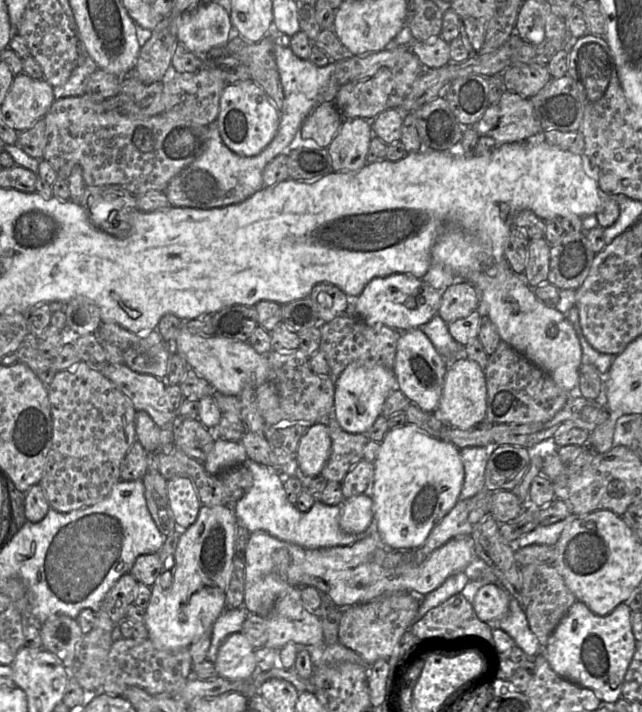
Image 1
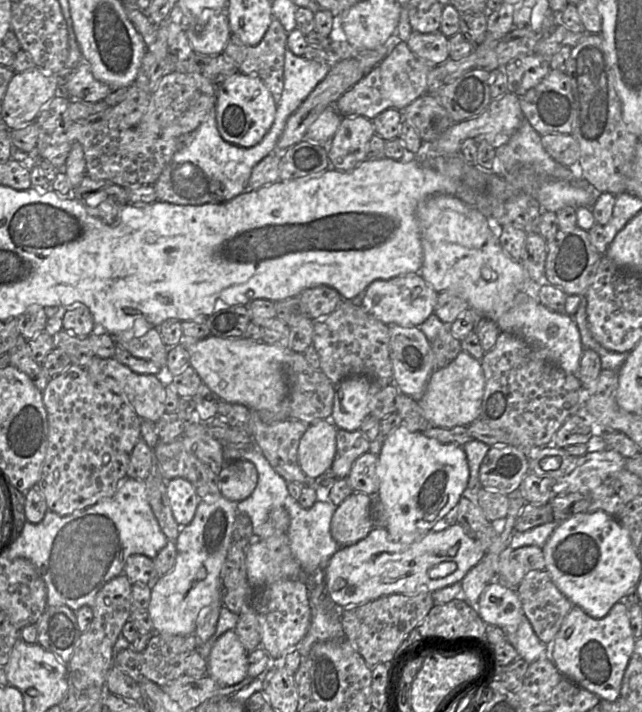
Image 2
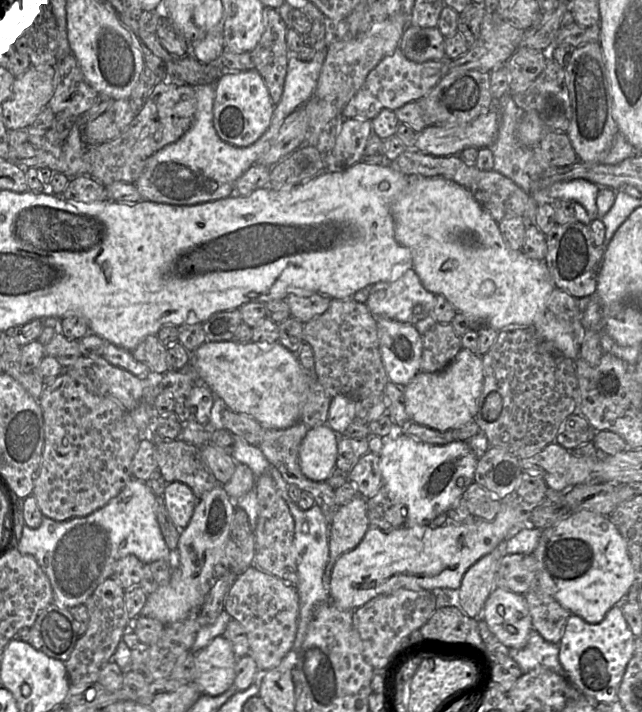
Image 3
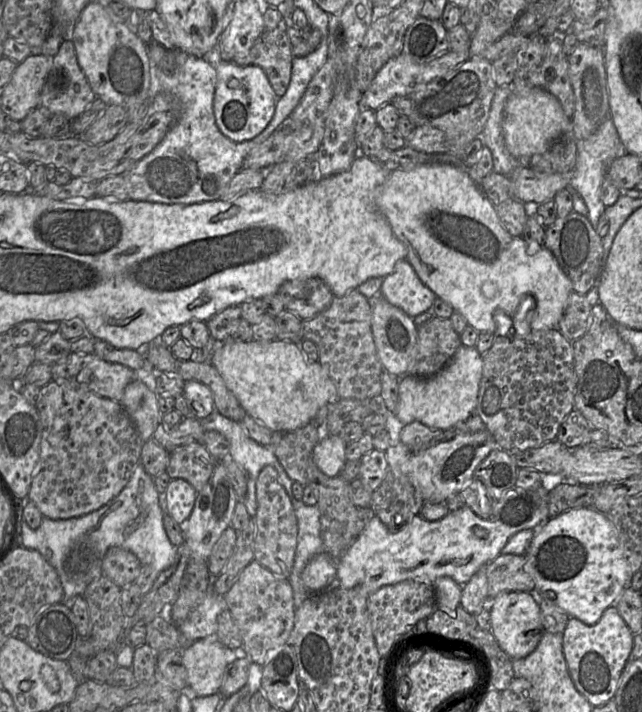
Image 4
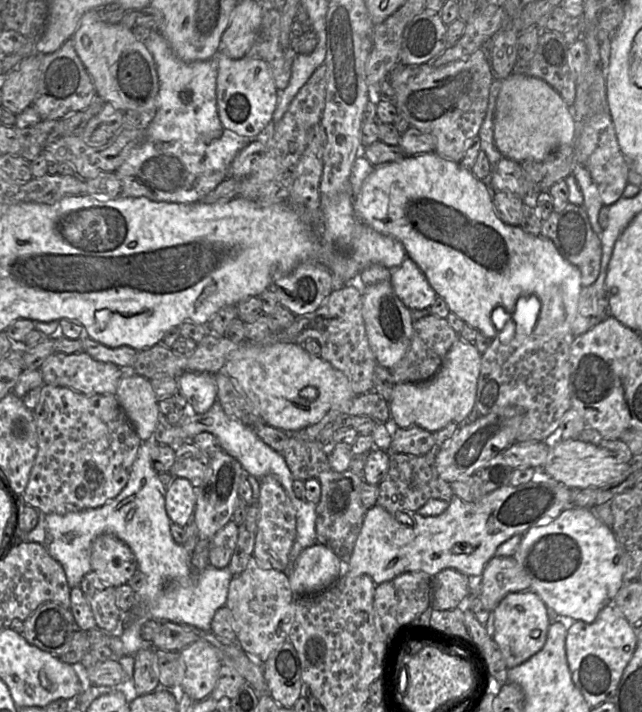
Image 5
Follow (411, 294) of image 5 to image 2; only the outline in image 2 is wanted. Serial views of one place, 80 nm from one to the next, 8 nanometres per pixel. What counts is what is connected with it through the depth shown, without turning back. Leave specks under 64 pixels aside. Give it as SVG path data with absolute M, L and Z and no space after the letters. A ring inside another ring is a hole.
M407 273L389 280L375 280L365 290L361 307L384 324L417 327L434 313L438 292L419 273Z

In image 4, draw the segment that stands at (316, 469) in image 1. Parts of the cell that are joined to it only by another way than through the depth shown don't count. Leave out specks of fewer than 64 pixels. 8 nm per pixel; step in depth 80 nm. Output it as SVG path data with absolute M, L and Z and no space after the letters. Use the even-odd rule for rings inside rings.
M328 434L313 449L313 461L329 477L338 476L344 466L346 443L338 436Z

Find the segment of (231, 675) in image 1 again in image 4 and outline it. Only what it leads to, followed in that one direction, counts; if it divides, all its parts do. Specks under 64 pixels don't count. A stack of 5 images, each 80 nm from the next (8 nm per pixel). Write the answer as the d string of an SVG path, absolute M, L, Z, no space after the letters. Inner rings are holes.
M216 634L196 640L184 649L183 663L187 670L188 687L195 696L209 696L219 692L231 658L236 655L218 639Z

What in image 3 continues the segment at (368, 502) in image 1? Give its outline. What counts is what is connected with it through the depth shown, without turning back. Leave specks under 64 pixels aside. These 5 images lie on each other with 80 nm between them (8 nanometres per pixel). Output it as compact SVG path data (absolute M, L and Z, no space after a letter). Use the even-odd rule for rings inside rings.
M357 496L338 508L329 525L329 555L335 561L341 554L356 547L370 526L367 515L367 500Z

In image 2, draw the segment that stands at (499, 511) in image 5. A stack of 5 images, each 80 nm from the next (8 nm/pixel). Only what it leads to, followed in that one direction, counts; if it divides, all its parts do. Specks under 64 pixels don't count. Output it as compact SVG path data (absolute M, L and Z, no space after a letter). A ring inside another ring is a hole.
M454 523L440 530L430 530L421 540L411 543L394 541L386 528L371 529L366 537L355 544L340 547L323 569L324 582L331 599L342 608L357 607L359 604L390 594L419 594L434 592L456 582L461 582L467 572L484 556L482 545L471 538L464 528Z

